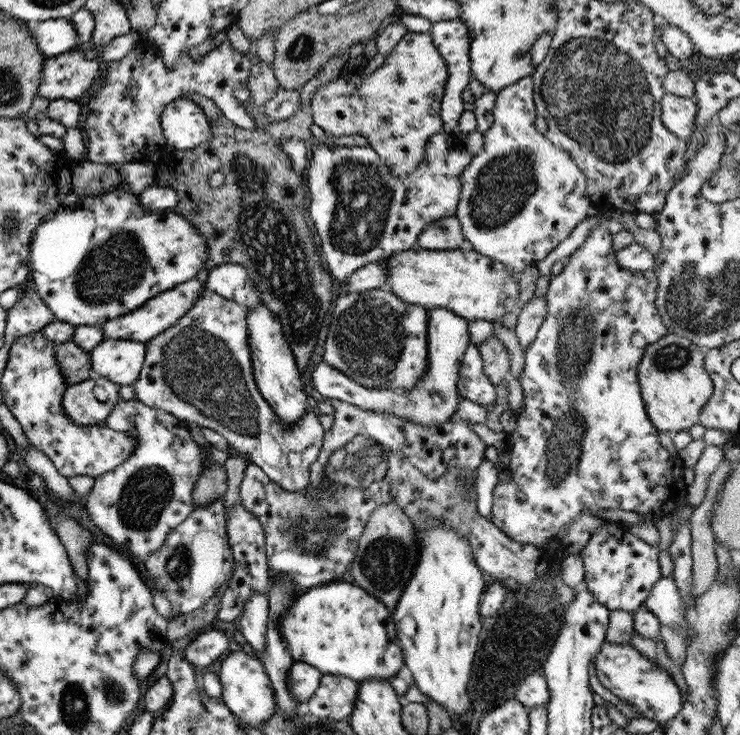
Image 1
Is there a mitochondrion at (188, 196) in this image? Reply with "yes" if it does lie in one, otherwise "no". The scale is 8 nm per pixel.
no

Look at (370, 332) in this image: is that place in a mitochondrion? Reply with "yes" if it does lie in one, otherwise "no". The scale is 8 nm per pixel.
yes

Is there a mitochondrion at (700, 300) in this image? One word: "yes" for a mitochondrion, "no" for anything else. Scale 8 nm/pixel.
yes

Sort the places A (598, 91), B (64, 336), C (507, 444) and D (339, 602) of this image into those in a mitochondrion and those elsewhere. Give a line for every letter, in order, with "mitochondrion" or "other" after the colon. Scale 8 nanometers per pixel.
A: mitochondrion
B: other
C: other
D: other

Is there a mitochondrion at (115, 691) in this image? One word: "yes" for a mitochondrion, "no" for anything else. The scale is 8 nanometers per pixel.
yes

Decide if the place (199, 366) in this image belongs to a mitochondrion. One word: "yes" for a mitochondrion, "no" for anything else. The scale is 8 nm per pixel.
yes

